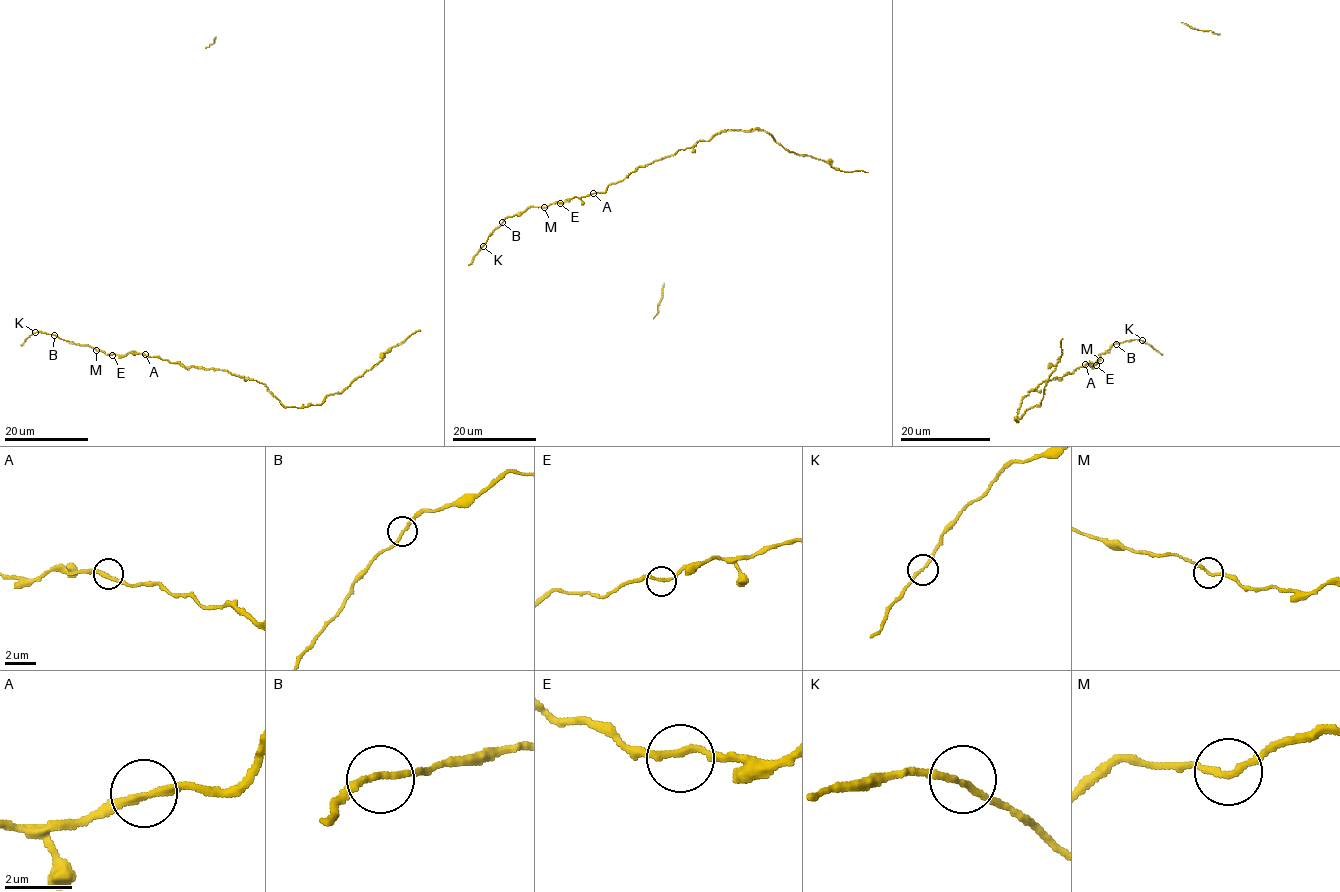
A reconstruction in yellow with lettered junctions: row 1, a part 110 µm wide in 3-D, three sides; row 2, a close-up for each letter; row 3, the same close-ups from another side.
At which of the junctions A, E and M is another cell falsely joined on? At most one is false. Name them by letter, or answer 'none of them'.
none of them

